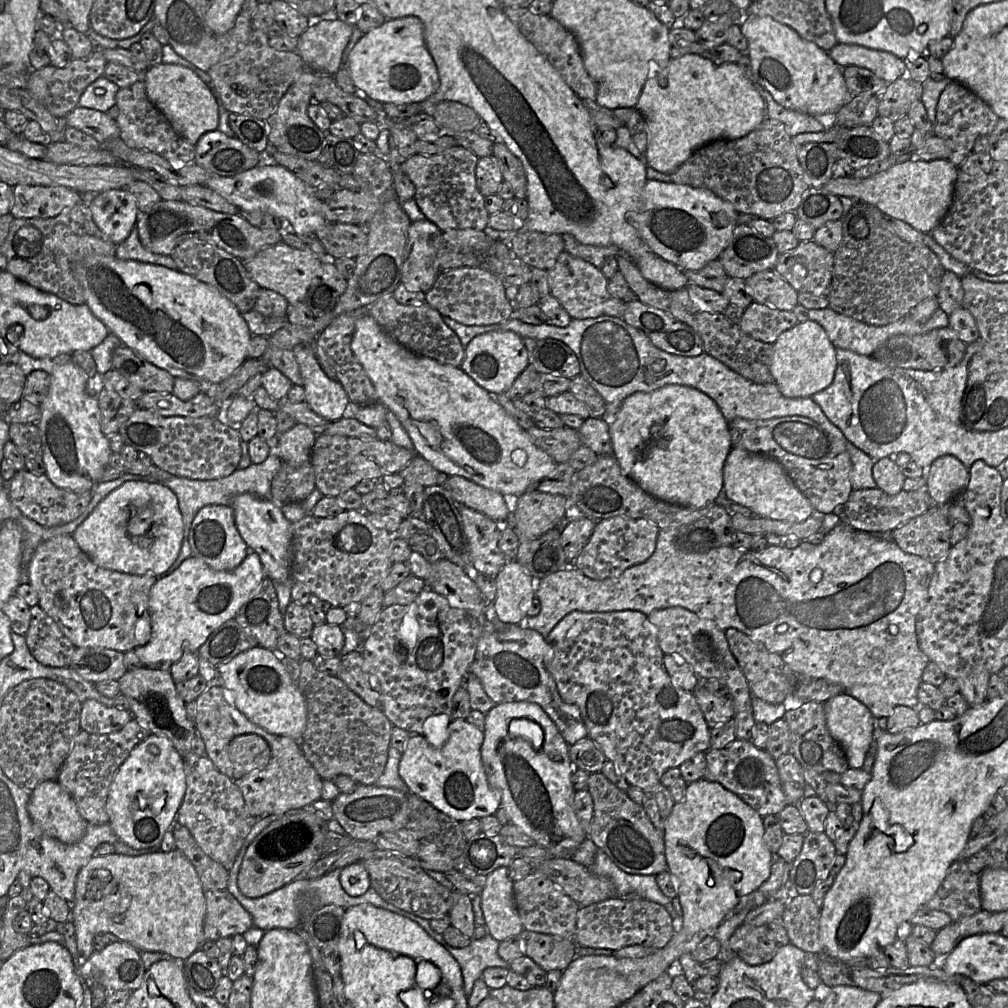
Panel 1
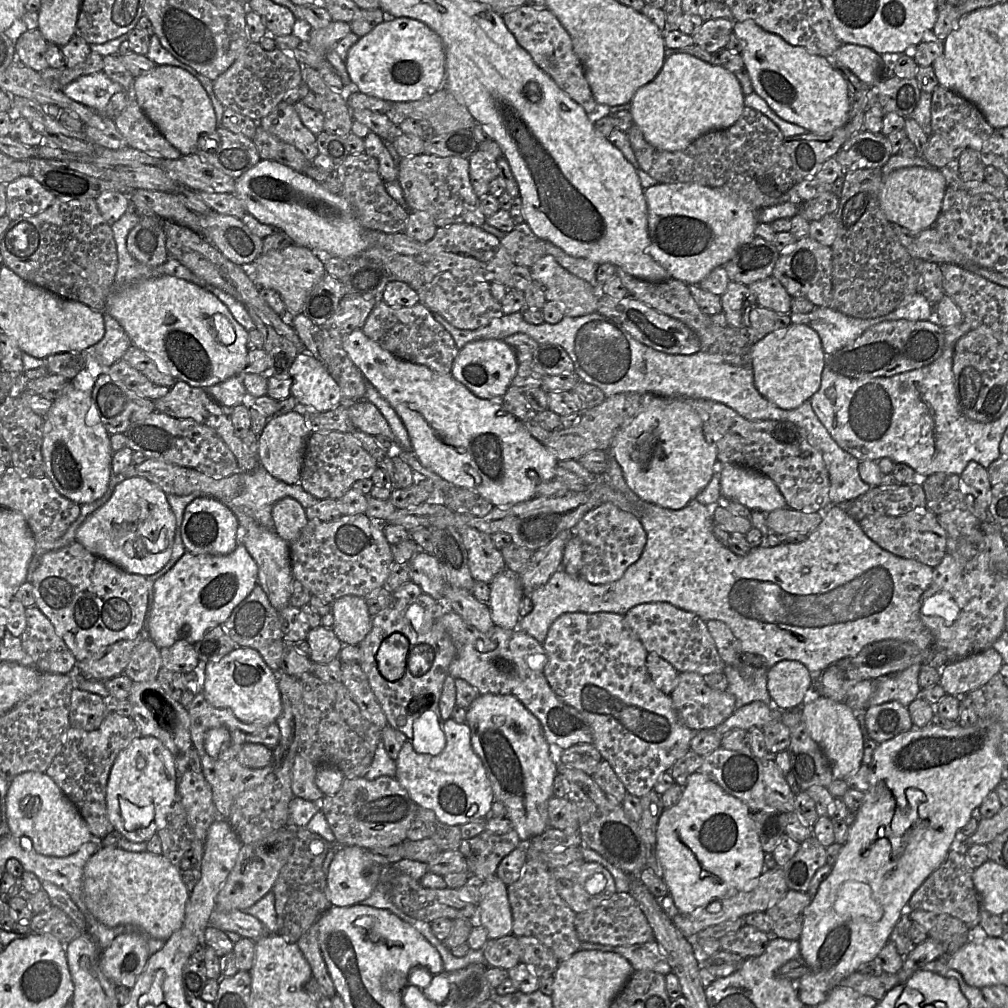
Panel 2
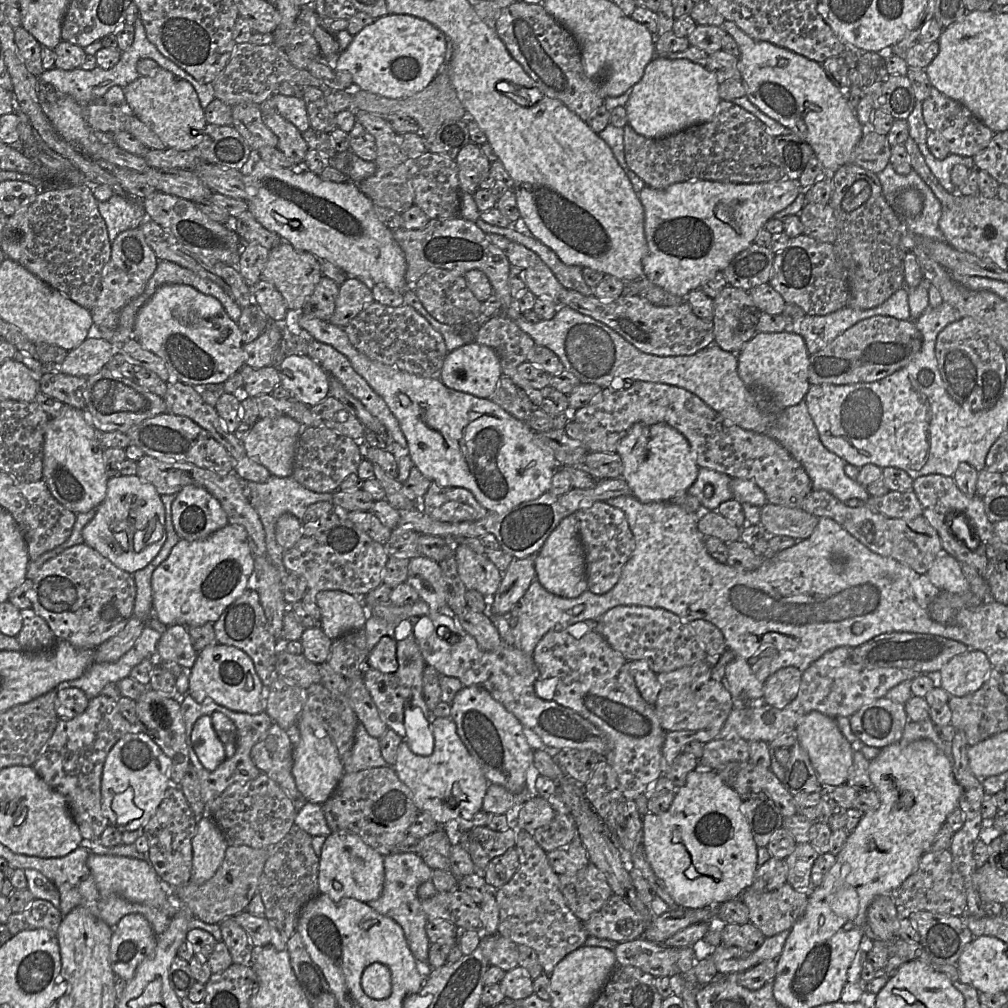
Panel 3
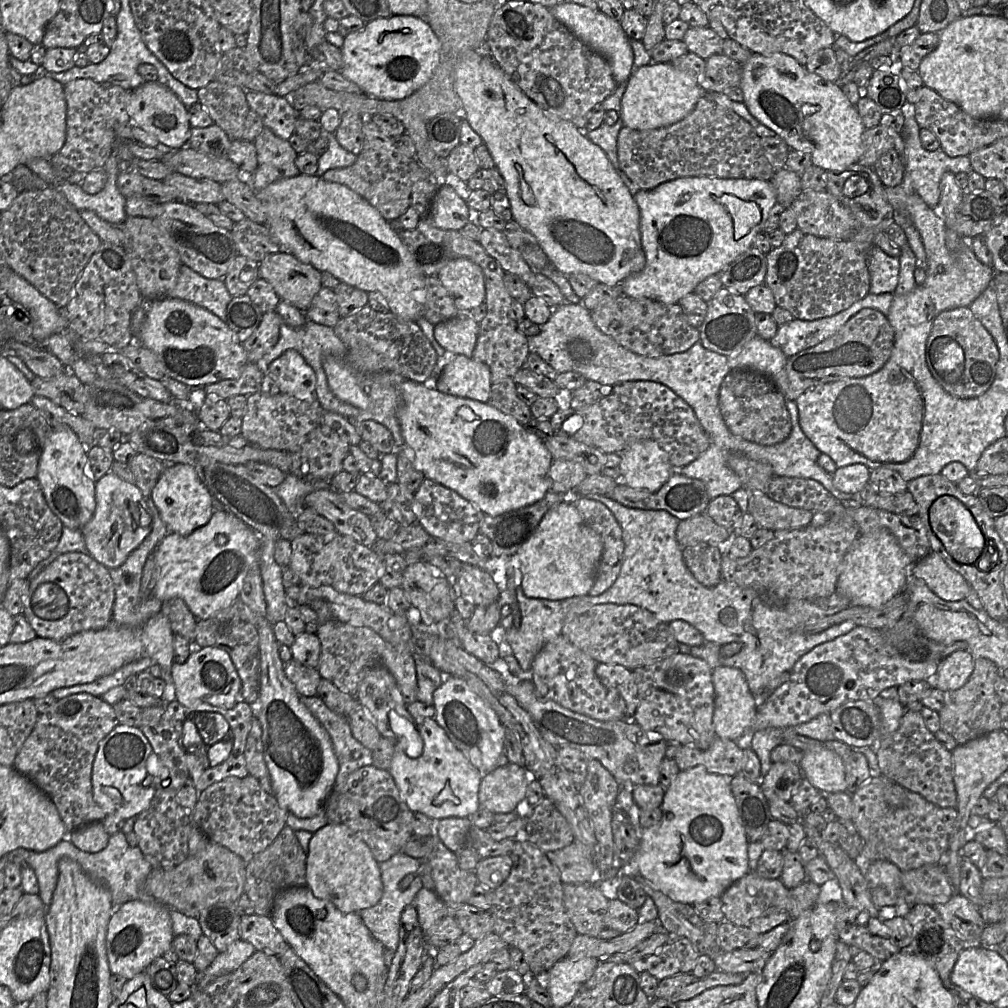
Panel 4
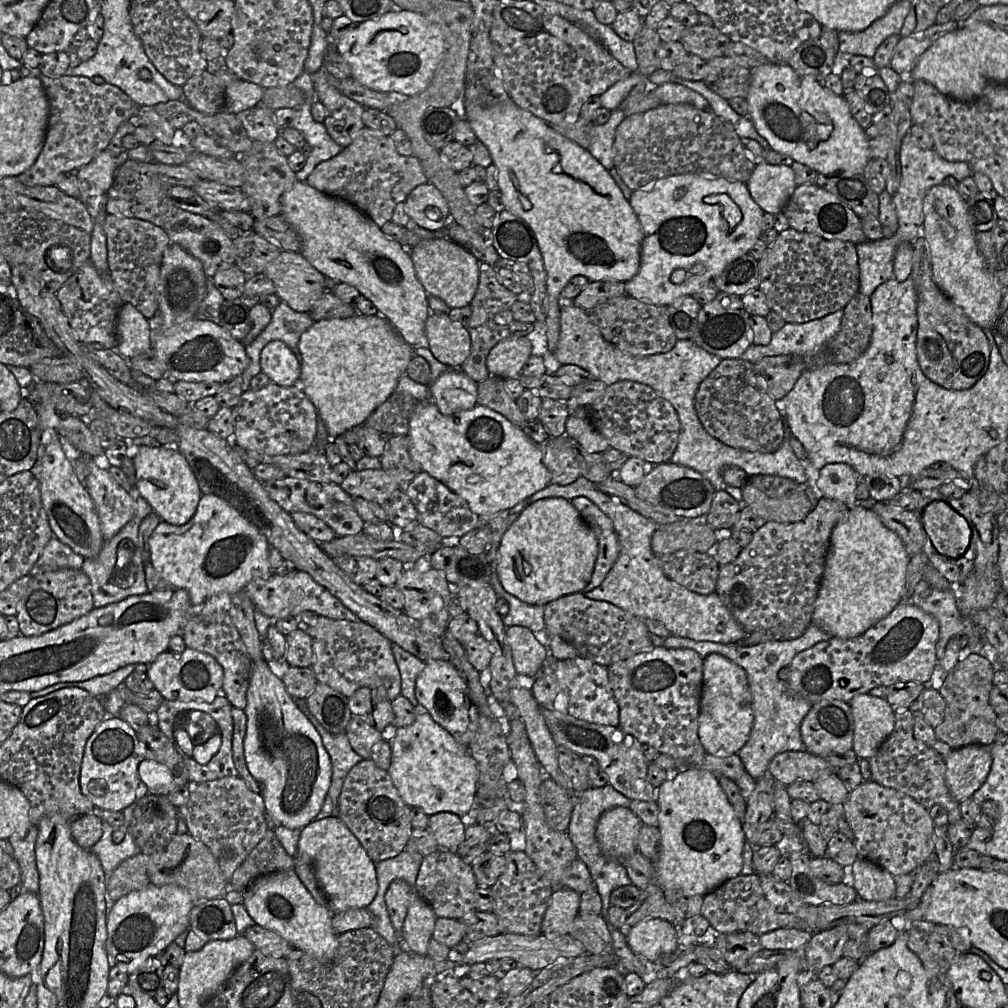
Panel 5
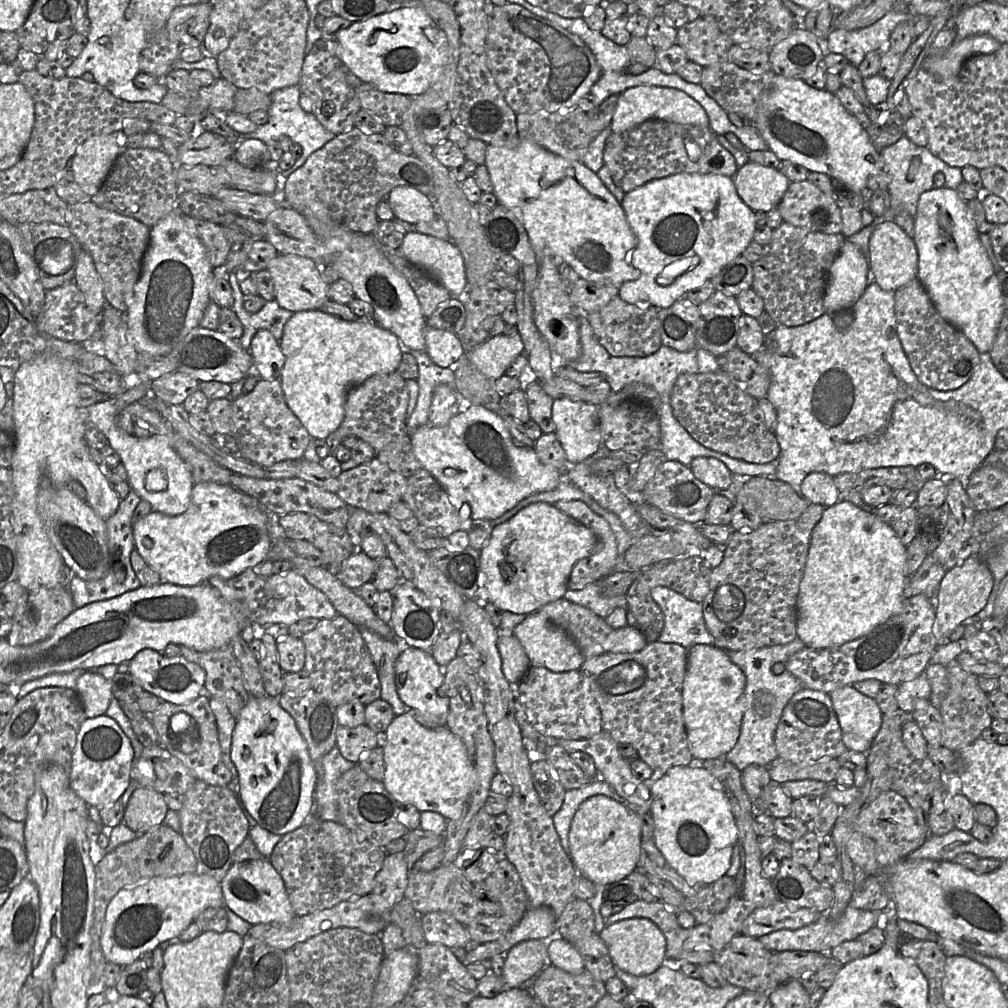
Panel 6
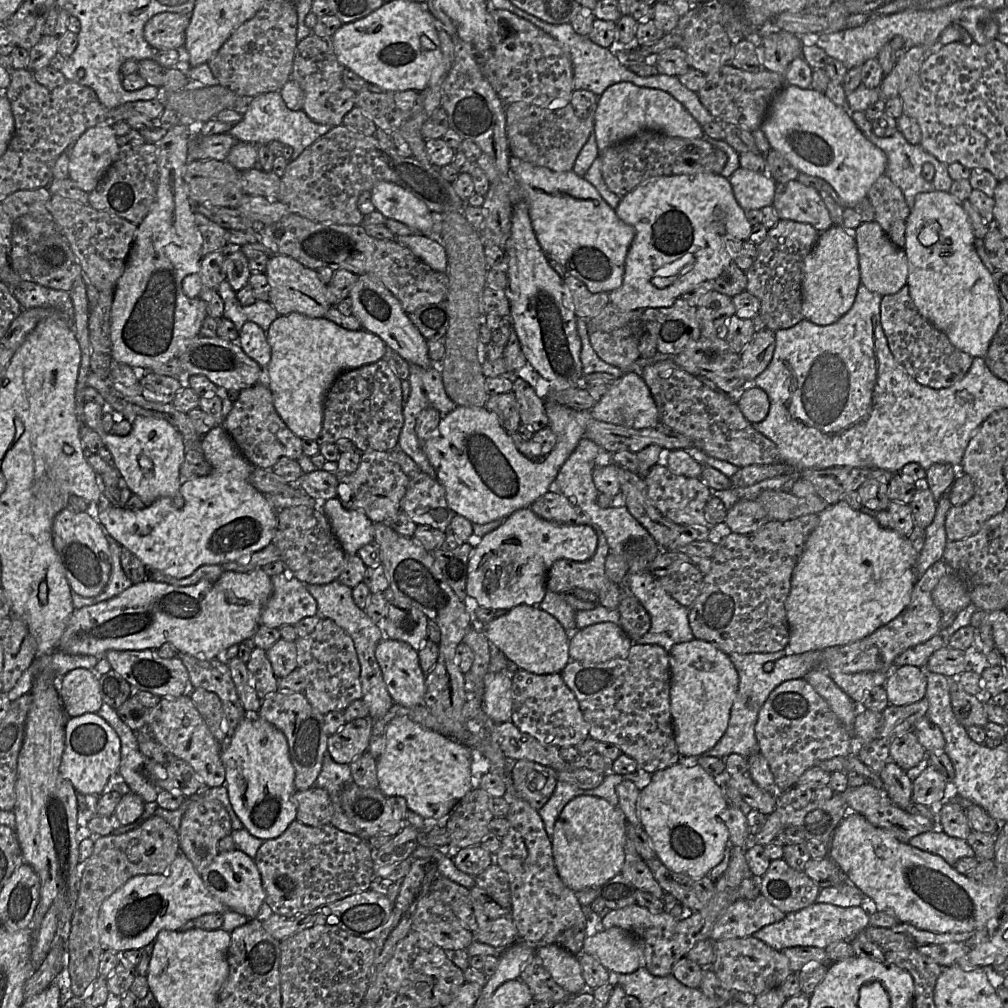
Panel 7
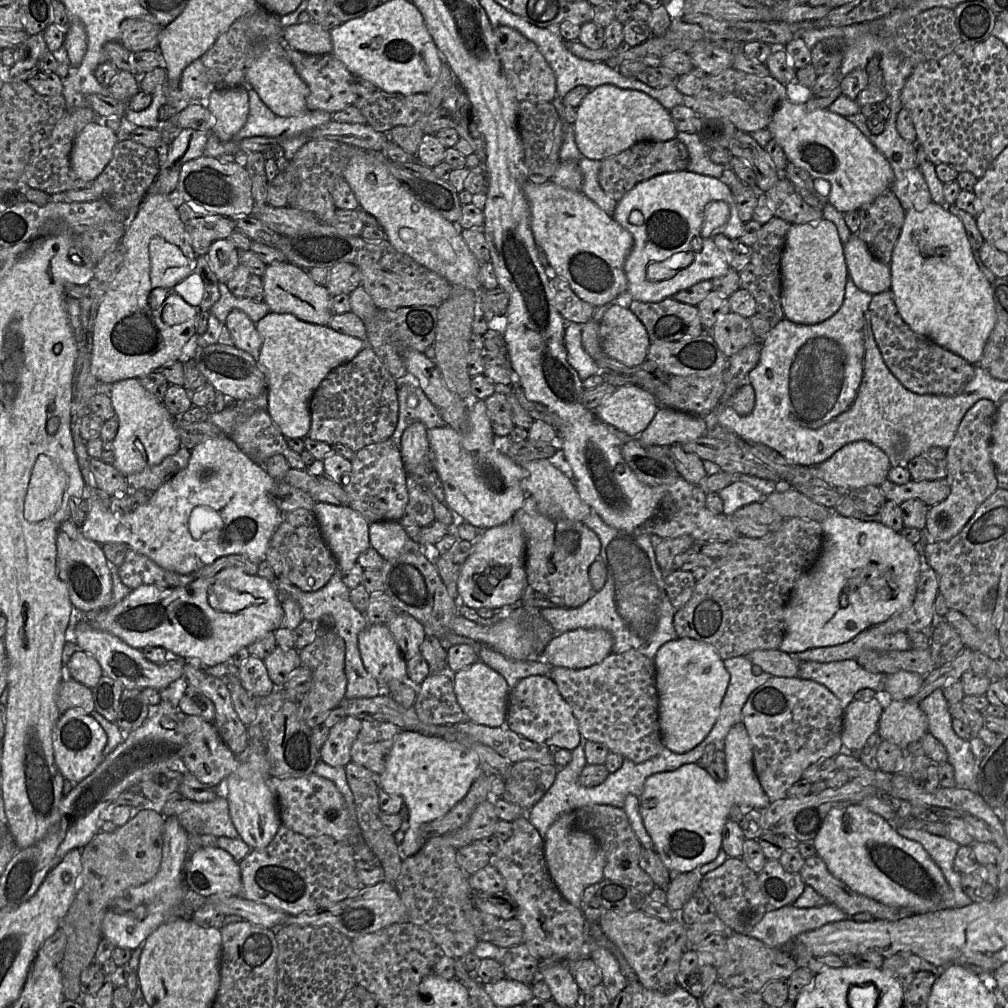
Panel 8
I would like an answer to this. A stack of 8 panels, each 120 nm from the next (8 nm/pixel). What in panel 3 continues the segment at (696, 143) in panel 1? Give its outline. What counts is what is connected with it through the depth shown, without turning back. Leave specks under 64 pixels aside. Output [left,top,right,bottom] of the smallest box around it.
[625,55,719,138]

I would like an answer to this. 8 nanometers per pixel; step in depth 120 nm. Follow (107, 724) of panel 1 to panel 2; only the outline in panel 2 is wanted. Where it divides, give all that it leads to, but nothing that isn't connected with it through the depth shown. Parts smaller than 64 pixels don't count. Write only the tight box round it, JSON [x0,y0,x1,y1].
[69,688,113,731]

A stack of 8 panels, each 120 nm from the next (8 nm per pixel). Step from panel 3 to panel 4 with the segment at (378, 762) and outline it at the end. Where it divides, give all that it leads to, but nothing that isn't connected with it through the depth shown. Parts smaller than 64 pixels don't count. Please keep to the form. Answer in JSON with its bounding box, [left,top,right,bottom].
[300,695,373,787]

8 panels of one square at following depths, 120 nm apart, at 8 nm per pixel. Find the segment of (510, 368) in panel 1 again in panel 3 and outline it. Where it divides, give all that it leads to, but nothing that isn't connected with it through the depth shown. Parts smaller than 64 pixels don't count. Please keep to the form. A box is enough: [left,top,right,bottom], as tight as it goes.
[439,341,501,399]

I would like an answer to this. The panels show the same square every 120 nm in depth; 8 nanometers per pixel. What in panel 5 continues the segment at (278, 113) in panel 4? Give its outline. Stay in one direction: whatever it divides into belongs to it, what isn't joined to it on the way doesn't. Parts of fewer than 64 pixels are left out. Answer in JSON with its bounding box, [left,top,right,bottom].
[236,105,280,142]

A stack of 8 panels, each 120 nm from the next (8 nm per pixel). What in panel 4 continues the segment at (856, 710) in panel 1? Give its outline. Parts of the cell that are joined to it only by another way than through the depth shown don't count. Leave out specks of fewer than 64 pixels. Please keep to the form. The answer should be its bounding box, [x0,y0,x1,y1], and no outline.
[800,744,847,793]

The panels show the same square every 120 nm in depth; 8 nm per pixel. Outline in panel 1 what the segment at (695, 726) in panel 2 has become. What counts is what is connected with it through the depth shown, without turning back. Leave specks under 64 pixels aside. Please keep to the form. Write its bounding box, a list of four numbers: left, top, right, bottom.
[692,682,734,729]

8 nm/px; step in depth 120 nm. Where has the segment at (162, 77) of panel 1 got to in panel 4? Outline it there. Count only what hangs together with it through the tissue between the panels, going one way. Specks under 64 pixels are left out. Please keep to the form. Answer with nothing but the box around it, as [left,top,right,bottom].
[128,81,191,150]

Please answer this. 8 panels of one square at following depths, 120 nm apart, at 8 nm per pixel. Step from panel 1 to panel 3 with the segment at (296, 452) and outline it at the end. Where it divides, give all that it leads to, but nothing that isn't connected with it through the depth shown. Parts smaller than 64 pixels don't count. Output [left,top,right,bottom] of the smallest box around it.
[242,416,303,477]

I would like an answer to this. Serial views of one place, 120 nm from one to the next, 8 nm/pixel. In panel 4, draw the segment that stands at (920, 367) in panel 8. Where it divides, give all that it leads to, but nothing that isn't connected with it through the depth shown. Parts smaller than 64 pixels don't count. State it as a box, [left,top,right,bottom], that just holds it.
[926,307,999,399]

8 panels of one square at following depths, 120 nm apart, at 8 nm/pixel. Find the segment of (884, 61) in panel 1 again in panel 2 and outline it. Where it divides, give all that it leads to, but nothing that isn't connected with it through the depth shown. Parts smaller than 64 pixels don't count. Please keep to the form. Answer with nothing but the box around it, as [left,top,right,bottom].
[831,44,884,86]

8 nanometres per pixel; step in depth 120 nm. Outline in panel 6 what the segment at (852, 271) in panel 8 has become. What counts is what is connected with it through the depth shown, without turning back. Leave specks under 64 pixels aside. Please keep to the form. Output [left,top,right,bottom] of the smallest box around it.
[867,221,918,291]

